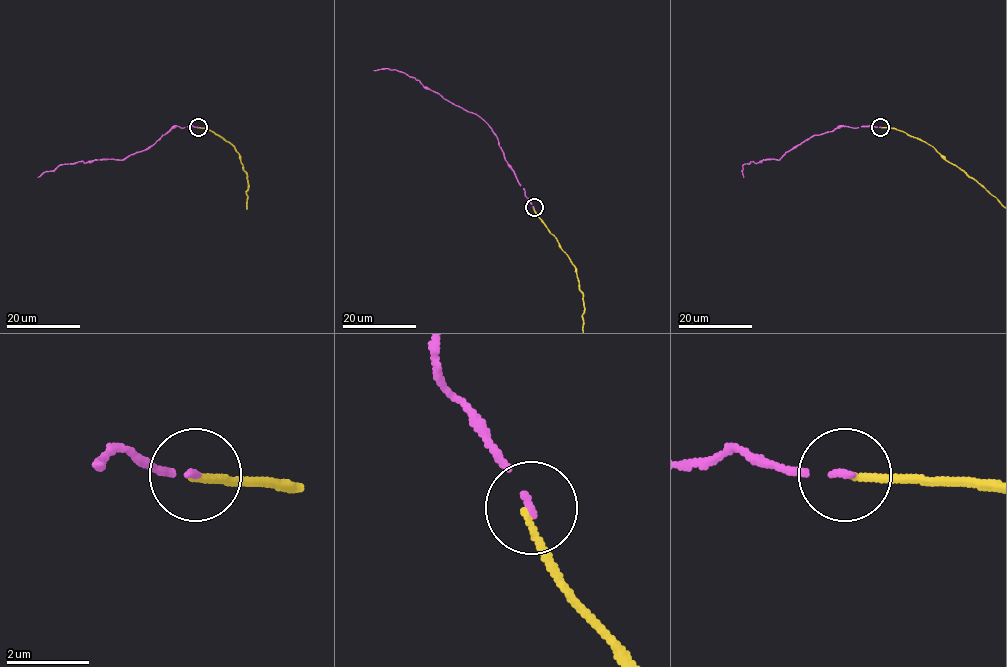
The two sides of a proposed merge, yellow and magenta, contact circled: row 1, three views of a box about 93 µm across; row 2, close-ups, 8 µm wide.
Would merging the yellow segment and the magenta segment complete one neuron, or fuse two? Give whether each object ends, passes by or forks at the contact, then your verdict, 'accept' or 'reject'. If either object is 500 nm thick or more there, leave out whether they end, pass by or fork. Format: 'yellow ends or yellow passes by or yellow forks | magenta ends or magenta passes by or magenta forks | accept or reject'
yellow ends | magenta ends | reject

